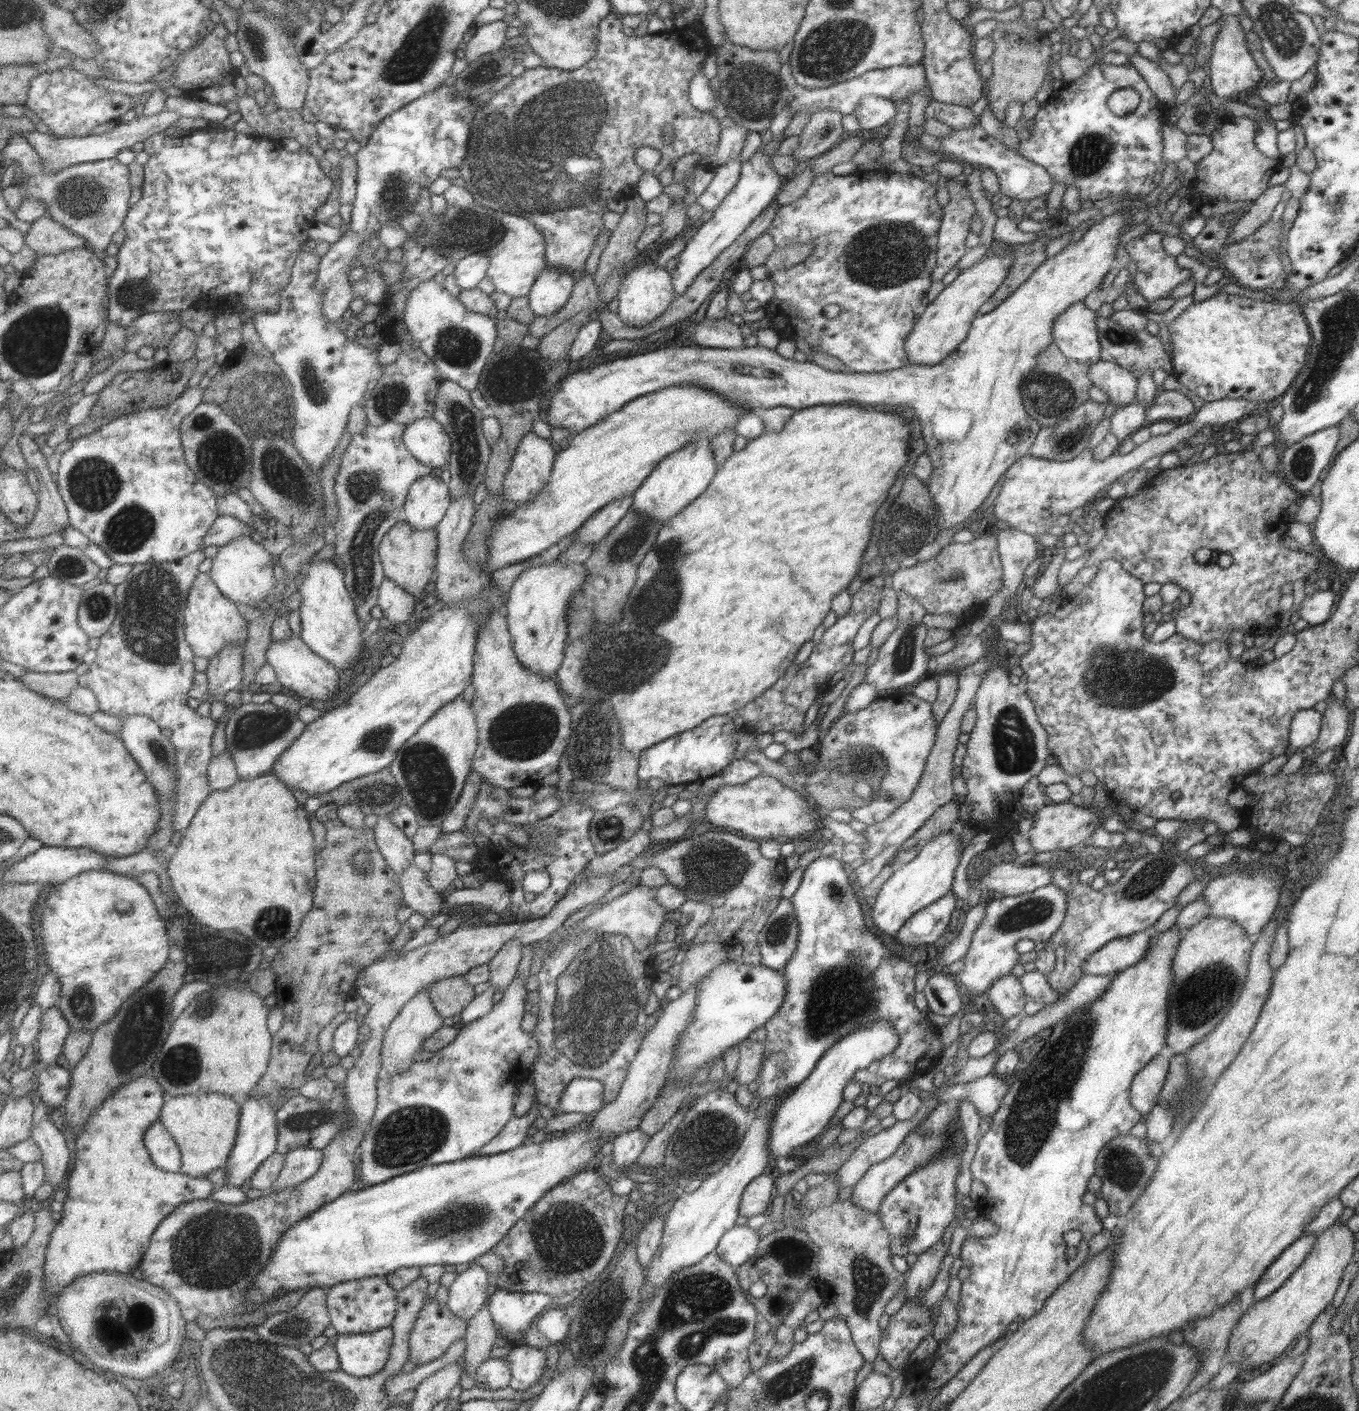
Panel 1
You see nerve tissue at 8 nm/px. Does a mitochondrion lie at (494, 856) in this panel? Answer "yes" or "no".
no

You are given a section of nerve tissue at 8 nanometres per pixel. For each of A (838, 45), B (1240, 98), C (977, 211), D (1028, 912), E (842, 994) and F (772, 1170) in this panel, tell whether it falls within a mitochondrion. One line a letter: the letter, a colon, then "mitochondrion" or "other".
A: mitochondrion
B: other
C: other
D: mitochondrion
E: mitochondrion
F: other

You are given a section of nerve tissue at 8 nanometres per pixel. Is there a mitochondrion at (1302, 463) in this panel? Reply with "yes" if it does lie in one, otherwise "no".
yes

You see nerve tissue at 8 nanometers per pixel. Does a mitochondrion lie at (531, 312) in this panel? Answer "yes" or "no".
no

